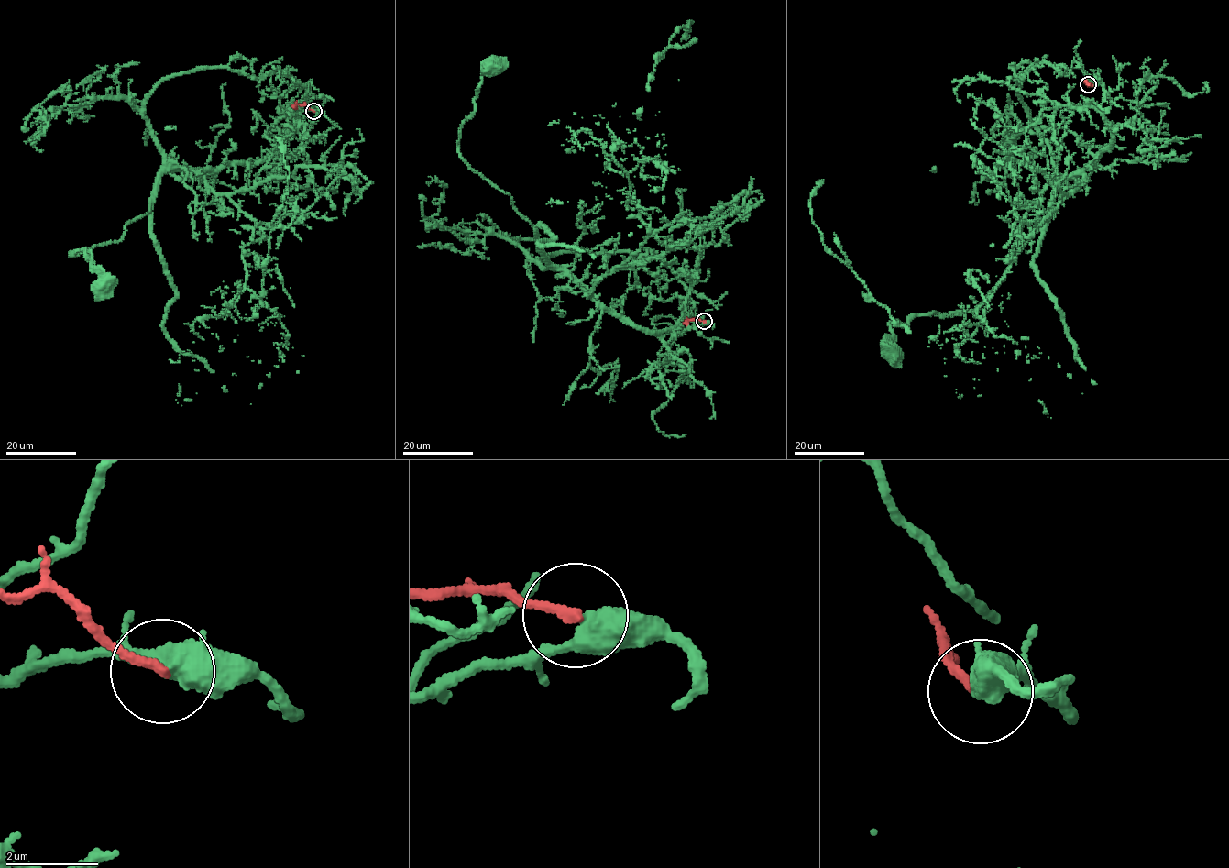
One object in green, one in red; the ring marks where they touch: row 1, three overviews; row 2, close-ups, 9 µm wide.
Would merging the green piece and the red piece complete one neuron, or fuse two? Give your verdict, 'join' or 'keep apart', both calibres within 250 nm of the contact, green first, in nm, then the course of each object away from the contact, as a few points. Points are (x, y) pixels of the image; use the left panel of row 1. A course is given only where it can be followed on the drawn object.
keep apart; calibres 480 and 200 nm; course green (314, 111), (290, 104), (287, 135), (254, 161), (161, 173), (123, 236), (70, 251), (90, 252), (103, 288); course red (313, 111), (305, 104), (292, 107)

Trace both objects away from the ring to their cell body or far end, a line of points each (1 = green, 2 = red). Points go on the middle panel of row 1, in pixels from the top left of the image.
1: (705, 321), (675, 335), (608, 313), (551, 263), (510, 196), (468, 166), (458, 139), (493, 63)
2: (704, 321), (688, 319), (684, 324)

